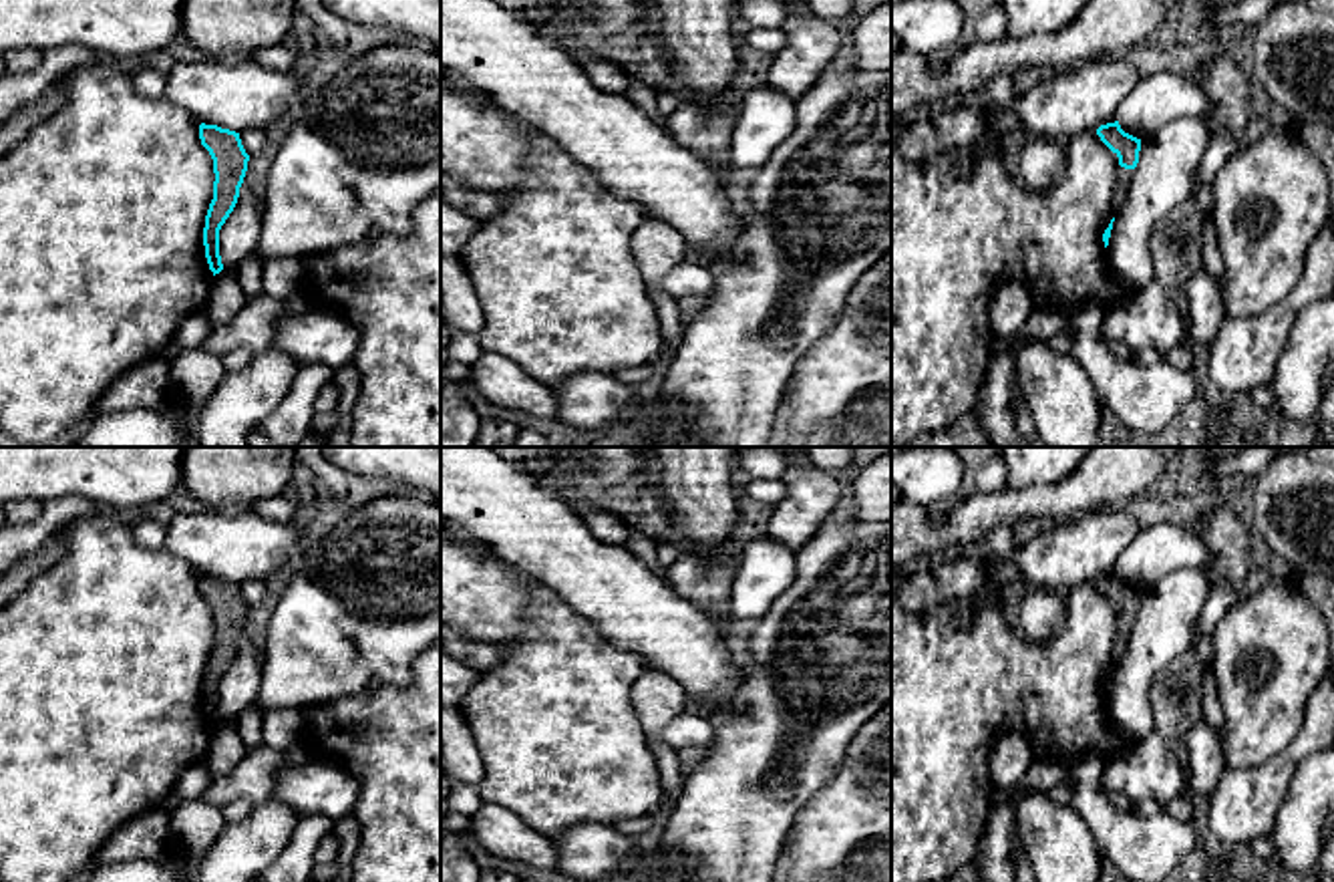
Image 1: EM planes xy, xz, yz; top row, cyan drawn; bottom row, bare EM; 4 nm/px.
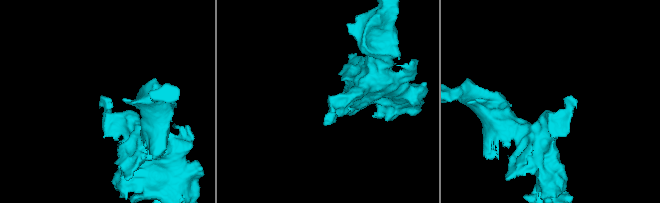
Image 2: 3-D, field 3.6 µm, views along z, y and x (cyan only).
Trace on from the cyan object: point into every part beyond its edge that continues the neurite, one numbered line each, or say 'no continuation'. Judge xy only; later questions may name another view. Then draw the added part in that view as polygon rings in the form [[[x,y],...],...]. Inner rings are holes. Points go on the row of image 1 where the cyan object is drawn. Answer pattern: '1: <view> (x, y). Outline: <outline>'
no continuation

